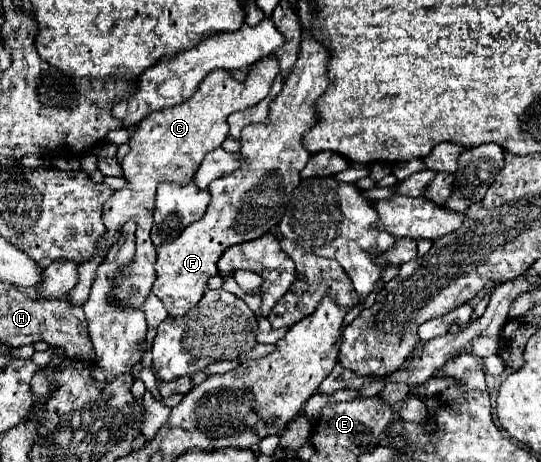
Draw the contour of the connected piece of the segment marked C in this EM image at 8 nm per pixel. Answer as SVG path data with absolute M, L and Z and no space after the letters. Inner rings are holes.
M273 54L259 58L257 64L253 64L247 70L245 82L235 80L229 70L213 70L211 74L205 76L205 80L199 84L197 92L187 102L149 114L131 132L131 138L129 138L131 152L121 160L123 176L129 178L129 186L117 190L105 202L105 226L109 228L109 232L105 234L105 238L99 244L103 250L109 248L119 238L119 226L123 222L127 222L129 218L137 220L135 260L117 278L115 290L113 290L115 298L121 304L141 306L145 302L145 296L151 292L151 286L155 280L155 270L153 270L155 246L149 238L149 230L151 230L151 220L153 220L157 186L161 182L187 184L197 172L197 162L193 158L199 158L199 162L201 162L201 158L207 152L219 148L221 142L227 138L227 132L229 132L227 116L233 112L247 110L249 106L263 100L269 94L271 84L277 74L279 74L279 66L277 66L277 58L273 58Z

